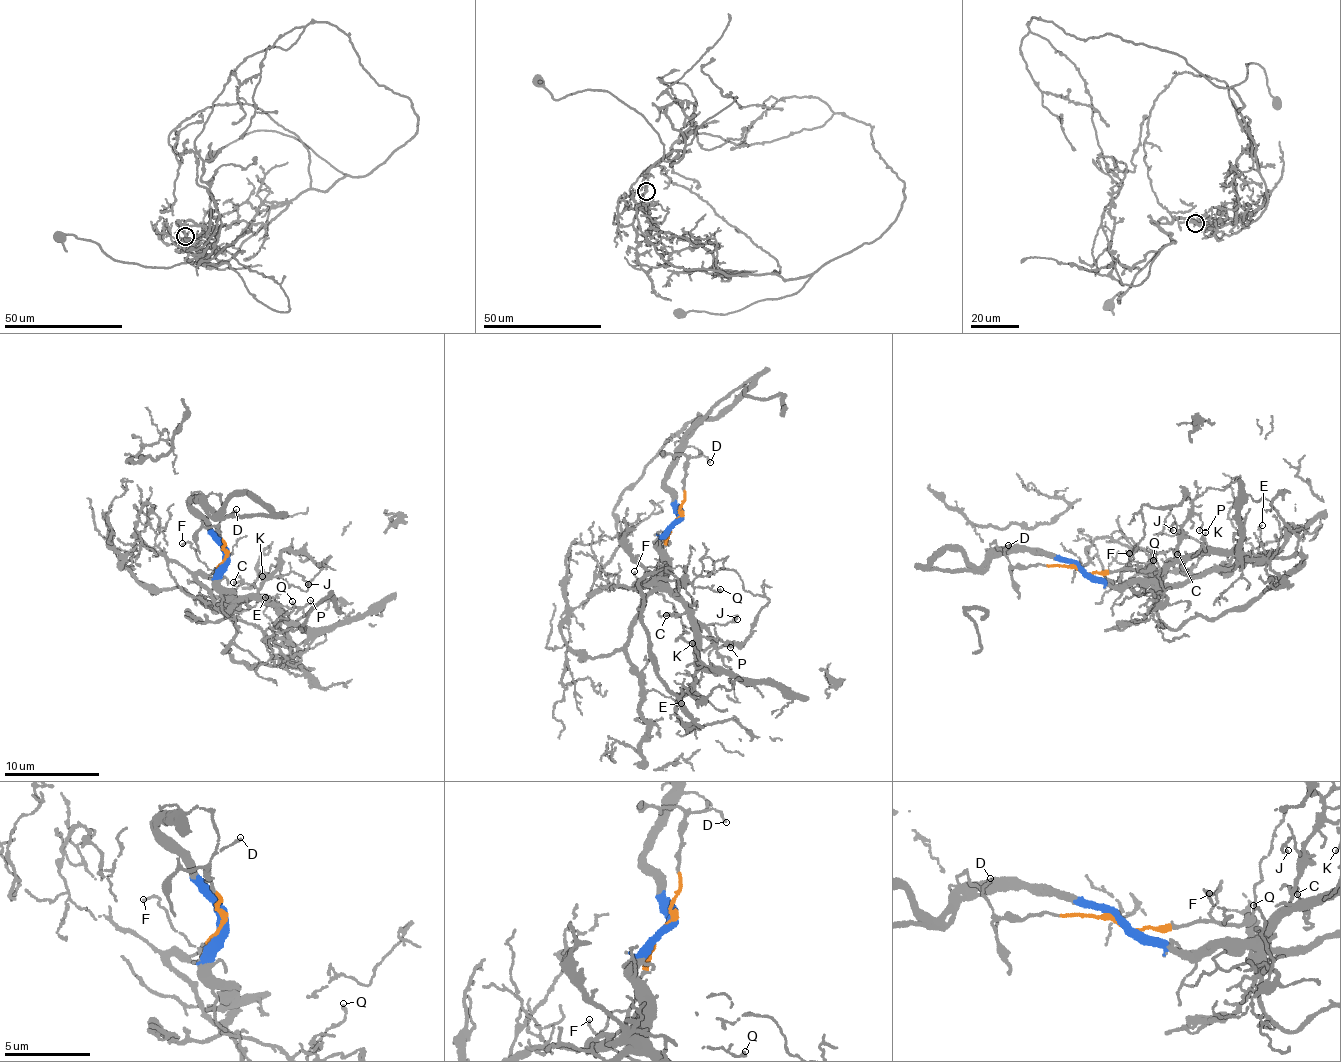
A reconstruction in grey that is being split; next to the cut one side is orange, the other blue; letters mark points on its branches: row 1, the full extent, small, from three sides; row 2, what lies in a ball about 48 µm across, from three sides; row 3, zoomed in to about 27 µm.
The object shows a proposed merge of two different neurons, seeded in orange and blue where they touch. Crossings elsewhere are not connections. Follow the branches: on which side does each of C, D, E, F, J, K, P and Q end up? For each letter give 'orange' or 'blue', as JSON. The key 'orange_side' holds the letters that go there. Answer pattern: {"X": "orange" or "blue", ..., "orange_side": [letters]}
{"C": "blue", "D": "orange", "E": "blue", "F": "orange", "J": "blue", "K": "blue", "P": "blue", "Q": "blue", "orange_side": ["D", "F"]}

